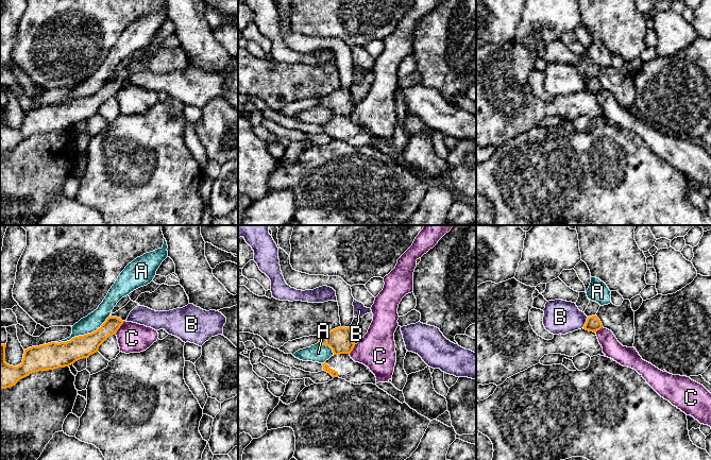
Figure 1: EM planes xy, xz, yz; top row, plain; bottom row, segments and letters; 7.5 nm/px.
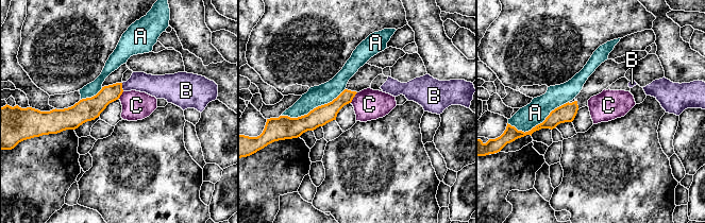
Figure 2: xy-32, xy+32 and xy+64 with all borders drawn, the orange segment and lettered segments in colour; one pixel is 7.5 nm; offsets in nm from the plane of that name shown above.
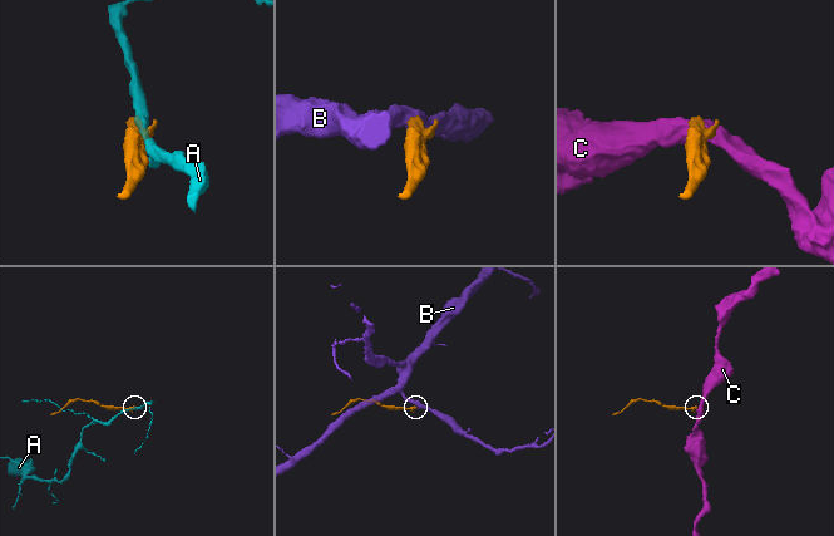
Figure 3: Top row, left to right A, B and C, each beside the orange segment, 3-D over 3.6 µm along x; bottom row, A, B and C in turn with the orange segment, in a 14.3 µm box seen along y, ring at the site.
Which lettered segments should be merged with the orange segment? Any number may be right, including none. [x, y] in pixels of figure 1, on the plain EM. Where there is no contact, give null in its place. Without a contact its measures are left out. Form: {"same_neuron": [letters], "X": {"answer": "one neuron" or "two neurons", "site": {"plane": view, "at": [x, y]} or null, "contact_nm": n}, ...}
{"same_neuron": [], "A": {"answer": "two neurons", "site": {"plane": "xy", "at": [84, 97]}, "contact_nm": 480}, "B": {"answer": "two neurons", "site": {"plane": "yz", "at": [586, 84]}, "contact_nm": 100}, "C": {"answer": "two neurons", "site": {"plane": "xy", "at": [119, 89]}, "contact_nm": 130}}

